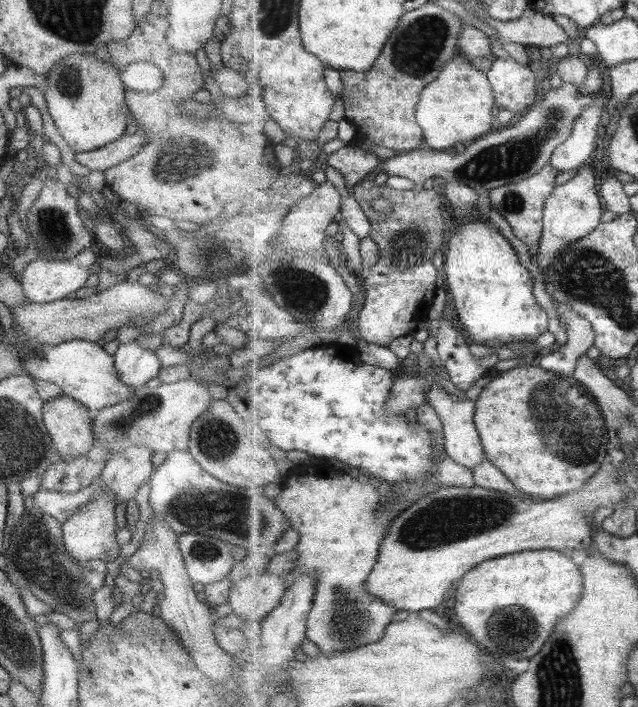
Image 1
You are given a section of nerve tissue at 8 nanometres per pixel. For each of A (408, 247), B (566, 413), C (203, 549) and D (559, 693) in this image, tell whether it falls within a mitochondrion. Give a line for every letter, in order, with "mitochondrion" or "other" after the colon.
A: mitochondrion
B: mitochondrion
C: mitochondrion
D: mitochondrion

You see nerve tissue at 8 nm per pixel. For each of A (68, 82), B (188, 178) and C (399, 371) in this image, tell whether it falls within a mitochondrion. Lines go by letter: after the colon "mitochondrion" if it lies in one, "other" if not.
A: mitochondrion
B: mitochondrion
C: other

